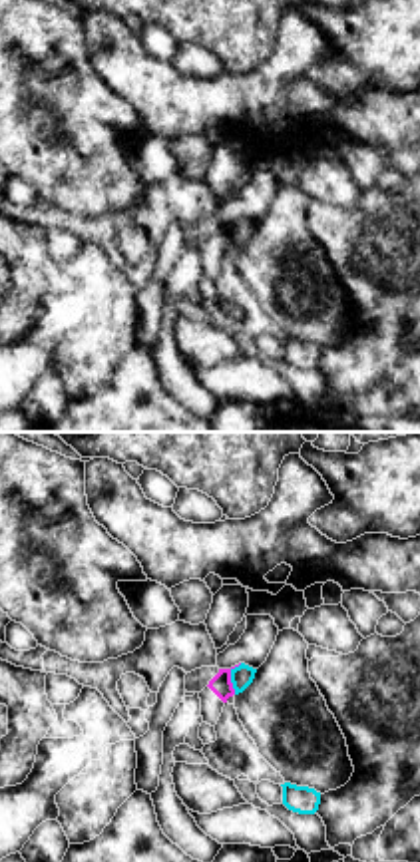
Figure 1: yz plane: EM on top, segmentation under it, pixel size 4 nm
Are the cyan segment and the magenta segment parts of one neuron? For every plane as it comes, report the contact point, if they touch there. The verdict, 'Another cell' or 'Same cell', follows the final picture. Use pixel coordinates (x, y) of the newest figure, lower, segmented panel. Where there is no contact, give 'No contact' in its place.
Touches cyan at (231, 677)

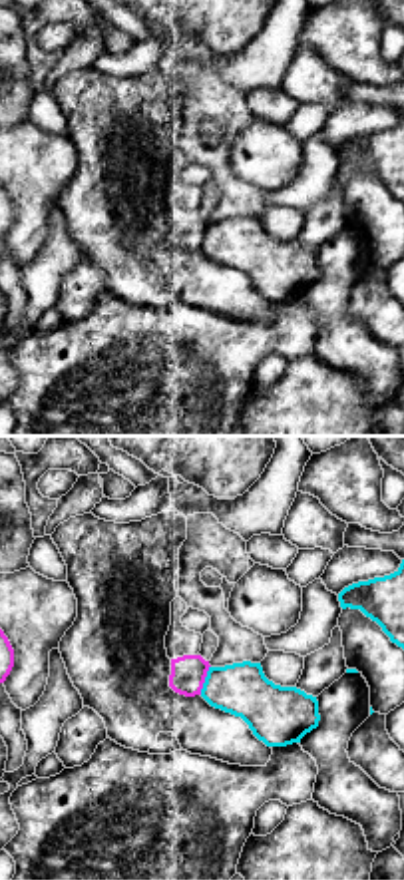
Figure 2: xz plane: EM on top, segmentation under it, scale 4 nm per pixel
Touches cyan at (205, 679)

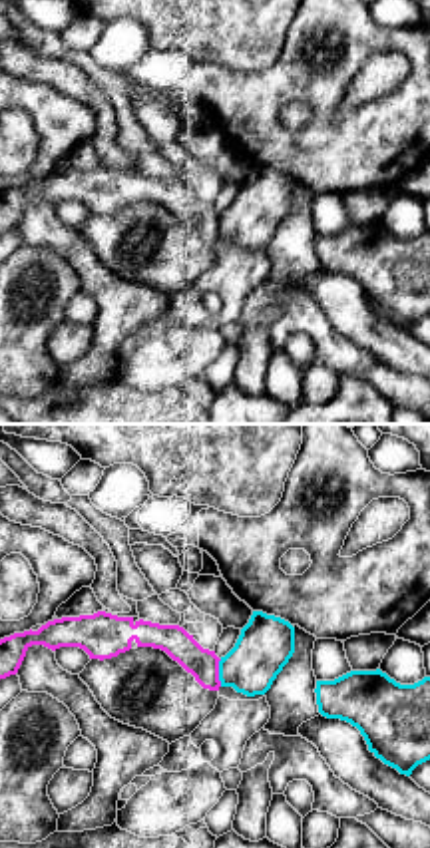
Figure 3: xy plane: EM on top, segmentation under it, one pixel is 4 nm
Touches cyan at (219, 673)

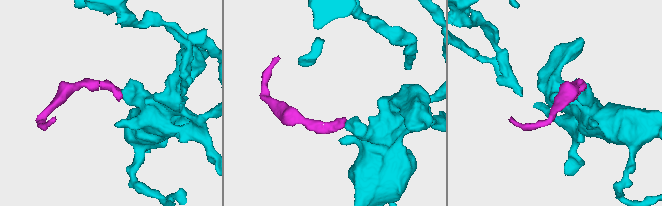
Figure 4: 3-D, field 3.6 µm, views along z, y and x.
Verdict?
Another cell

